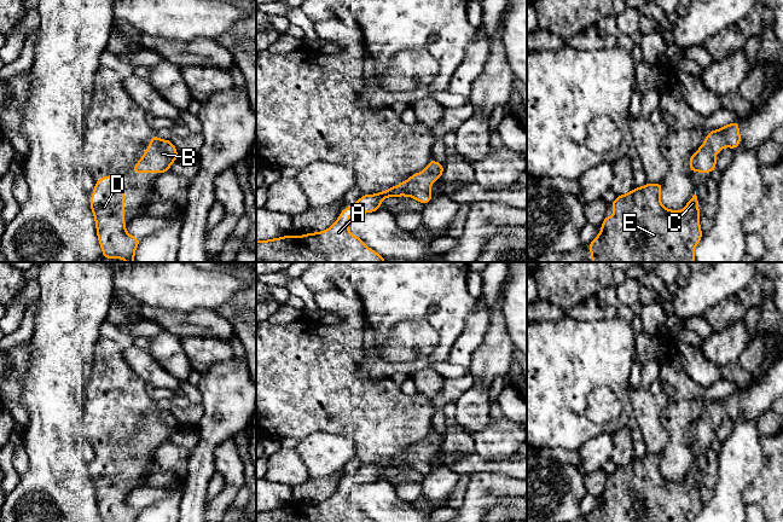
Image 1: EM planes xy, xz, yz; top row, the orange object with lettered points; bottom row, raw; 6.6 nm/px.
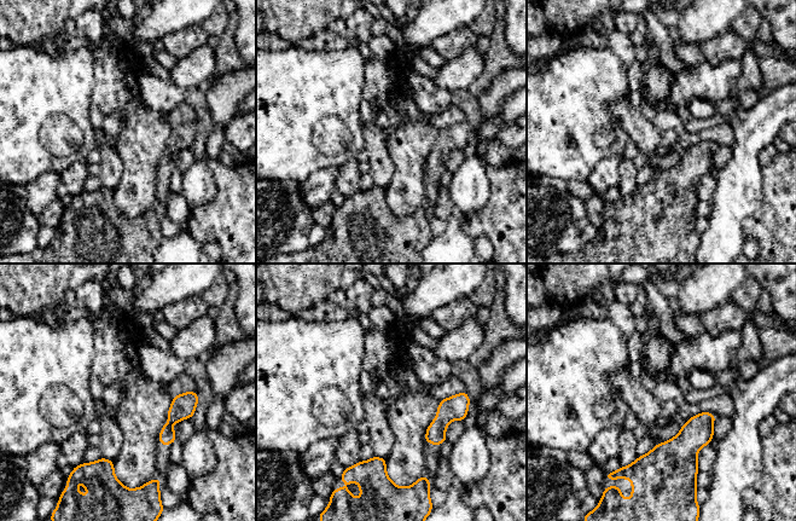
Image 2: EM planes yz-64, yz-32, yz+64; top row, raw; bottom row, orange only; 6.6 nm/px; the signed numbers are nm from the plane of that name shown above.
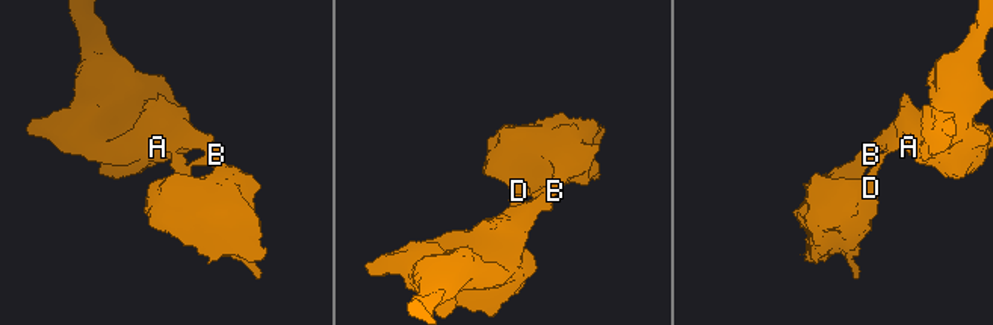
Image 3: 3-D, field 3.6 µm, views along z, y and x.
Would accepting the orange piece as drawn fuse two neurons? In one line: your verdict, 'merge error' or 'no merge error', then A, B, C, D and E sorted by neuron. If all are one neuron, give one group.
no merge error | A B C D E

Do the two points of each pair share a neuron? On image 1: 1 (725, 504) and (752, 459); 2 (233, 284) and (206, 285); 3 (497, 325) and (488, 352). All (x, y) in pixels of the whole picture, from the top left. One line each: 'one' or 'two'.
1: one
2: one
3: one

